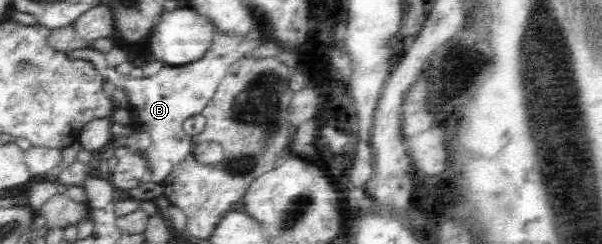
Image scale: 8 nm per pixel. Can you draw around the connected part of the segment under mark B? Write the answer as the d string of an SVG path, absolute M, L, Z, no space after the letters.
M216 29L213 46L203 58L200 58L200 61L182 66L166 65L160 69L160 72L148 78L122 76L114 68L108 66L104 54L94 48L74 50L69 53L69 58L88 60L100 71L105 81L129 93L132 125L150 135L150 146L142 153L146 165L150 168L151 181L160 185L168 174L172 173L172 168L183 162L184 158L190 154L191 136L182 128L184 120L201 113L214 97L218 84L224 78L228 67L260 45L260 38L257 35L251 35L246 41L238 41L236 37L228 37Z

